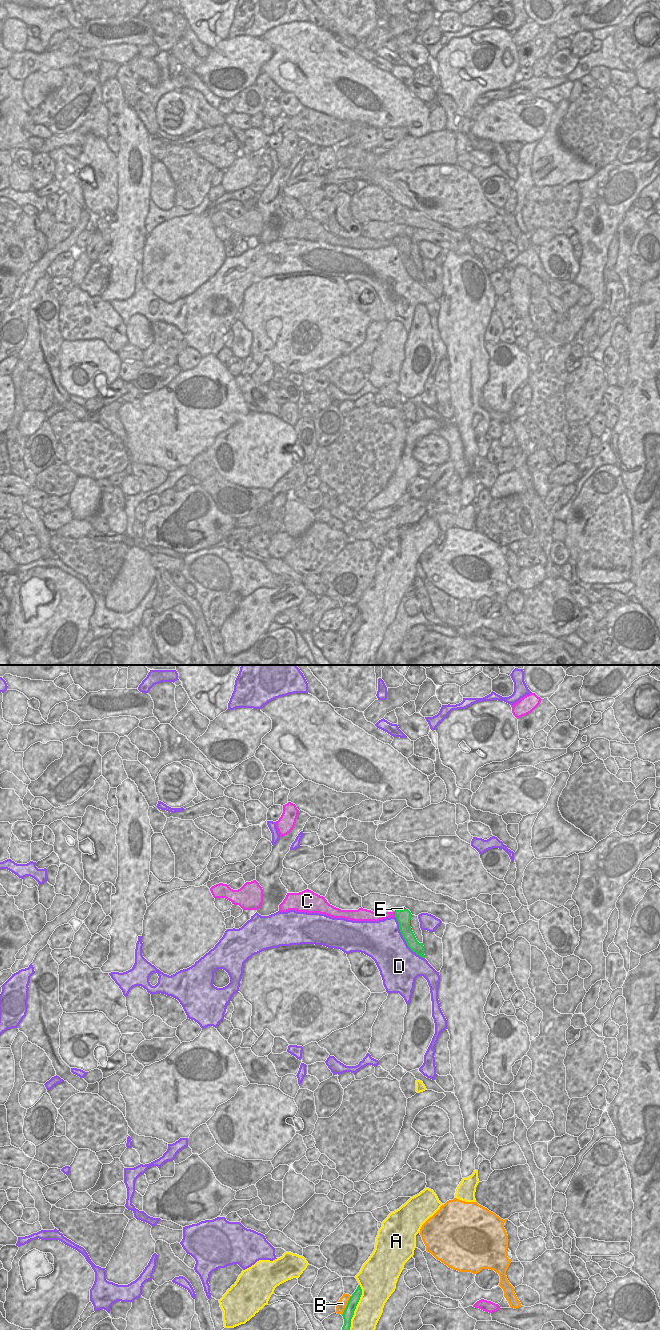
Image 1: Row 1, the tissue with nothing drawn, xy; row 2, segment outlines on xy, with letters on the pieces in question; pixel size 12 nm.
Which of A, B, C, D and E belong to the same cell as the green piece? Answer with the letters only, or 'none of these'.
E

